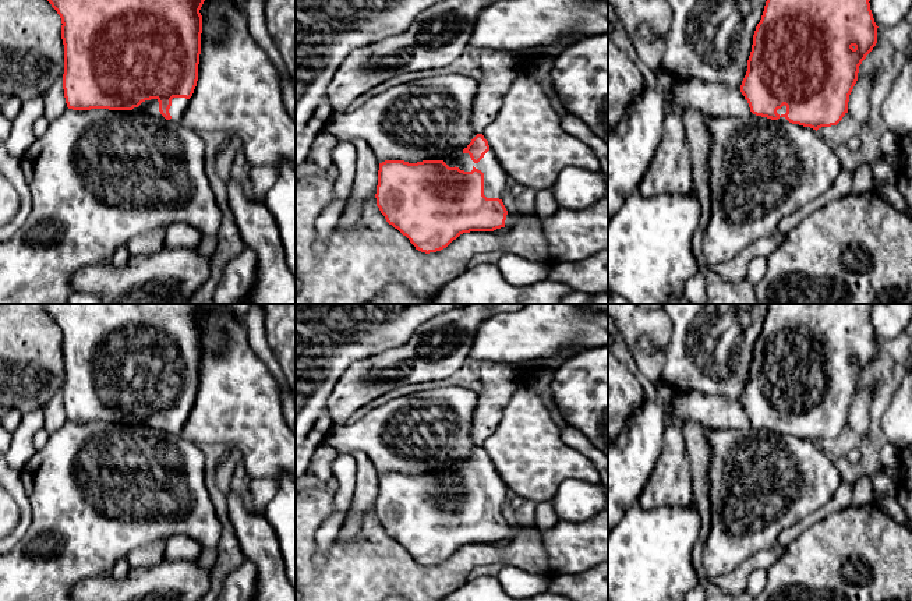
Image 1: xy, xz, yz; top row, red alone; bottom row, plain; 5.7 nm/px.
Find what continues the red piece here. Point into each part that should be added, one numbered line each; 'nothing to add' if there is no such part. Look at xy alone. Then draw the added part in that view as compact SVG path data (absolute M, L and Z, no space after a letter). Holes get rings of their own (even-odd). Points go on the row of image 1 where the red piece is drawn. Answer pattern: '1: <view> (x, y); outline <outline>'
1: xy (151, 106); outline M158 99L145 100L139 105L139 109L151 116L165 119L159 112ZM165 119L166 120L166 119Z

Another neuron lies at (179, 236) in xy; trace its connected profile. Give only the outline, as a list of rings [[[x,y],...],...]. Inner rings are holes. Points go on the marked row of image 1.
[[[178,222],[166,230],[165,248],[198,248],[202,238],[195,227]]]

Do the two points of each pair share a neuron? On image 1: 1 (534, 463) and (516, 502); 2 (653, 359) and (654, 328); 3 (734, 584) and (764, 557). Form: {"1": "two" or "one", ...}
{"1": "two", "2": "one", "3": "one"}

